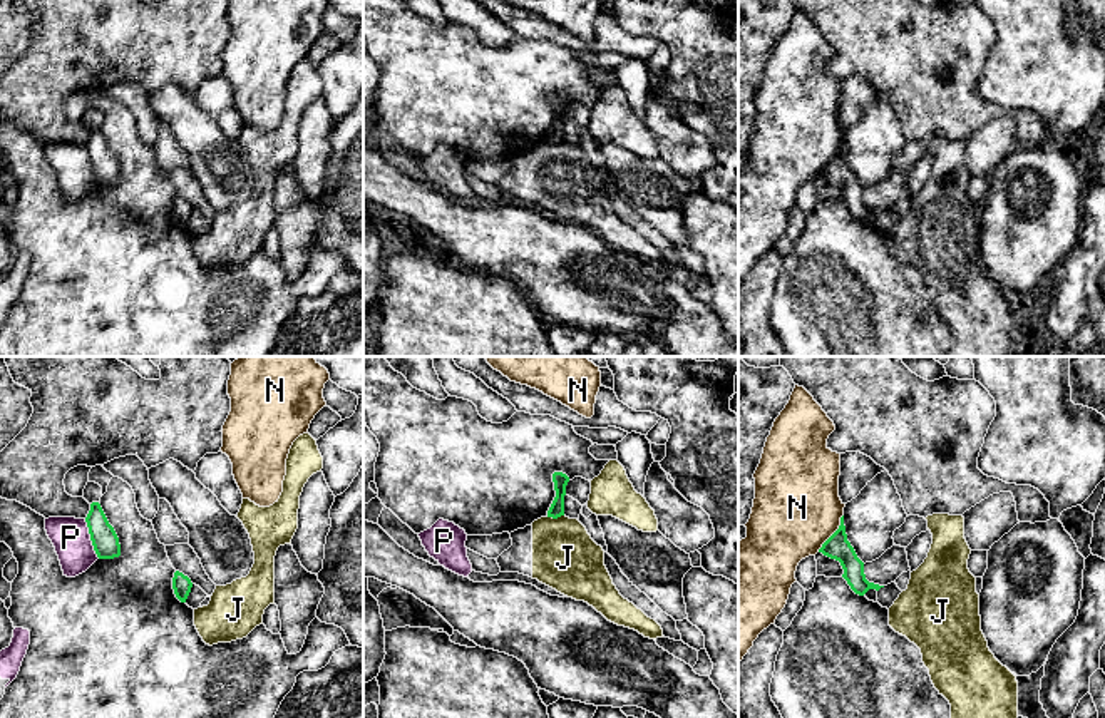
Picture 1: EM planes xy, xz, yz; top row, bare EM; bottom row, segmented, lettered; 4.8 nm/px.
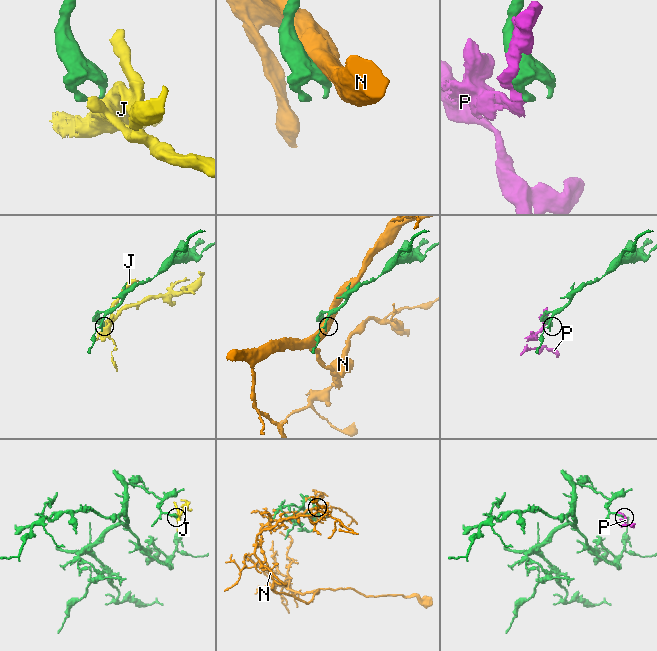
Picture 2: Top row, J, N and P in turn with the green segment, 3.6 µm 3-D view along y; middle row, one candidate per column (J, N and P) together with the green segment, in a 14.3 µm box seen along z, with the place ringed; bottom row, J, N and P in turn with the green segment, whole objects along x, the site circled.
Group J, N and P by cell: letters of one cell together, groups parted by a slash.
J P / N

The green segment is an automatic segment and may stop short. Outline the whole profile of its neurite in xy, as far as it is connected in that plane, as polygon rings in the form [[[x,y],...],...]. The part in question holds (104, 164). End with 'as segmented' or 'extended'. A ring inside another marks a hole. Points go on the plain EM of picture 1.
[[[99,127],[90,129],[85,142],[90,166],[99,184],[114,184],[121,181],[121,169],[114,152],[109,149]]] | as segmented

